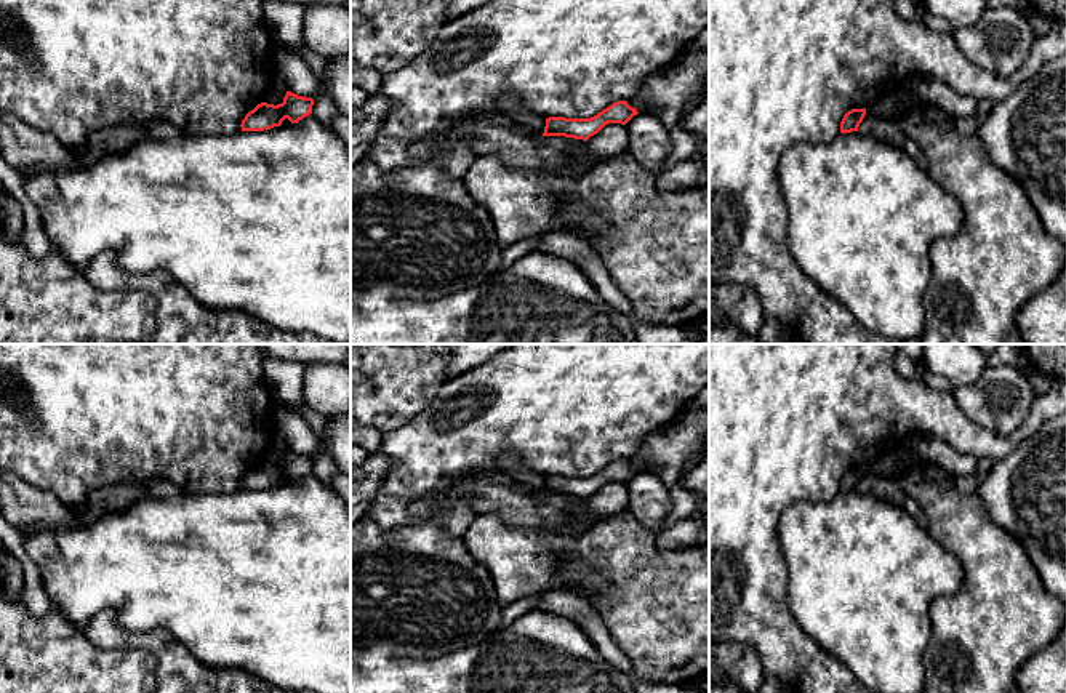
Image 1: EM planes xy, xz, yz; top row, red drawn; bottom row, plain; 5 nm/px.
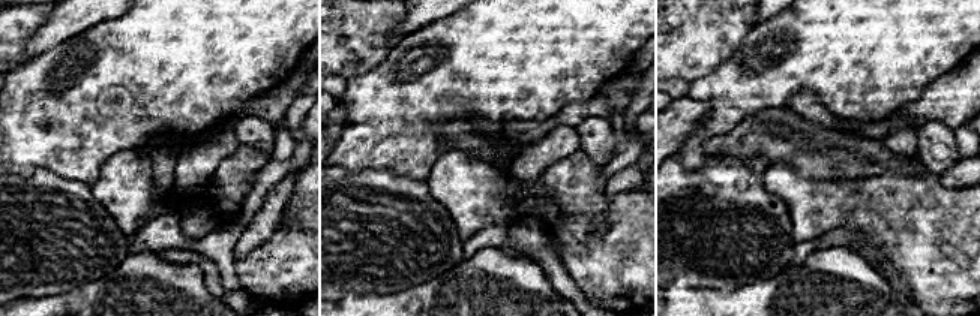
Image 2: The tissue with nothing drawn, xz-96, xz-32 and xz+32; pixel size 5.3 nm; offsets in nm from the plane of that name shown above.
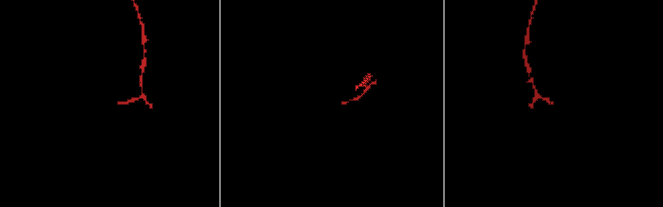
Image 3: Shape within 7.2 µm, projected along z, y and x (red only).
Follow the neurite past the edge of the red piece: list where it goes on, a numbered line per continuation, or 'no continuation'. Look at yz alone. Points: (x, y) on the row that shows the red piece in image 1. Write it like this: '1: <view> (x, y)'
no continuation

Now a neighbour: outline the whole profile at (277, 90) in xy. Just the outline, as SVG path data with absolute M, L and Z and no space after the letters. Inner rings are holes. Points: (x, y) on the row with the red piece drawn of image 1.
M275 72L274 80L272 80L262 102L274 104L274 106L282 104L287 91L288 91L288 88L282 82L280 75Z

